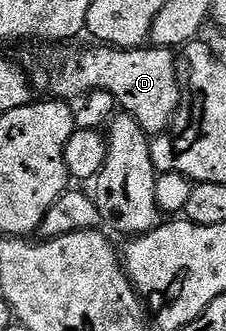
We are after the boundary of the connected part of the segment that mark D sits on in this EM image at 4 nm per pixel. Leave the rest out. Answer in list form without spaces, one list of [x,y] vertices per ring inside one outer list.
[[[93,47],[97,49],[69,49],[66,53],[45,53],[37,61],[37,66],[31,69],[31,85],[34,90],[40,91],[42,89],[42,94],[49,95],[52,94],[54,98],[57,99],[73,99],[69,97],[77,97],[77,99],[84,98],[92,90],[102,89],[105,92],[110,92],[114,97],[116,104],[120,106],[124,112],[129,113],[136,121],[141,125],[141,130],[150,135],[161,135],[166,132],[165,129],[173,121],[173,116],[177,113],[177,104],[181,101],[181,93],[183,97],[183,86],[180,81],[177,80],[177,57],[175,56],[174,50],[172,49],[162,49],[160,47],[142,47],[139,49],[115,49],[112,47]]]

